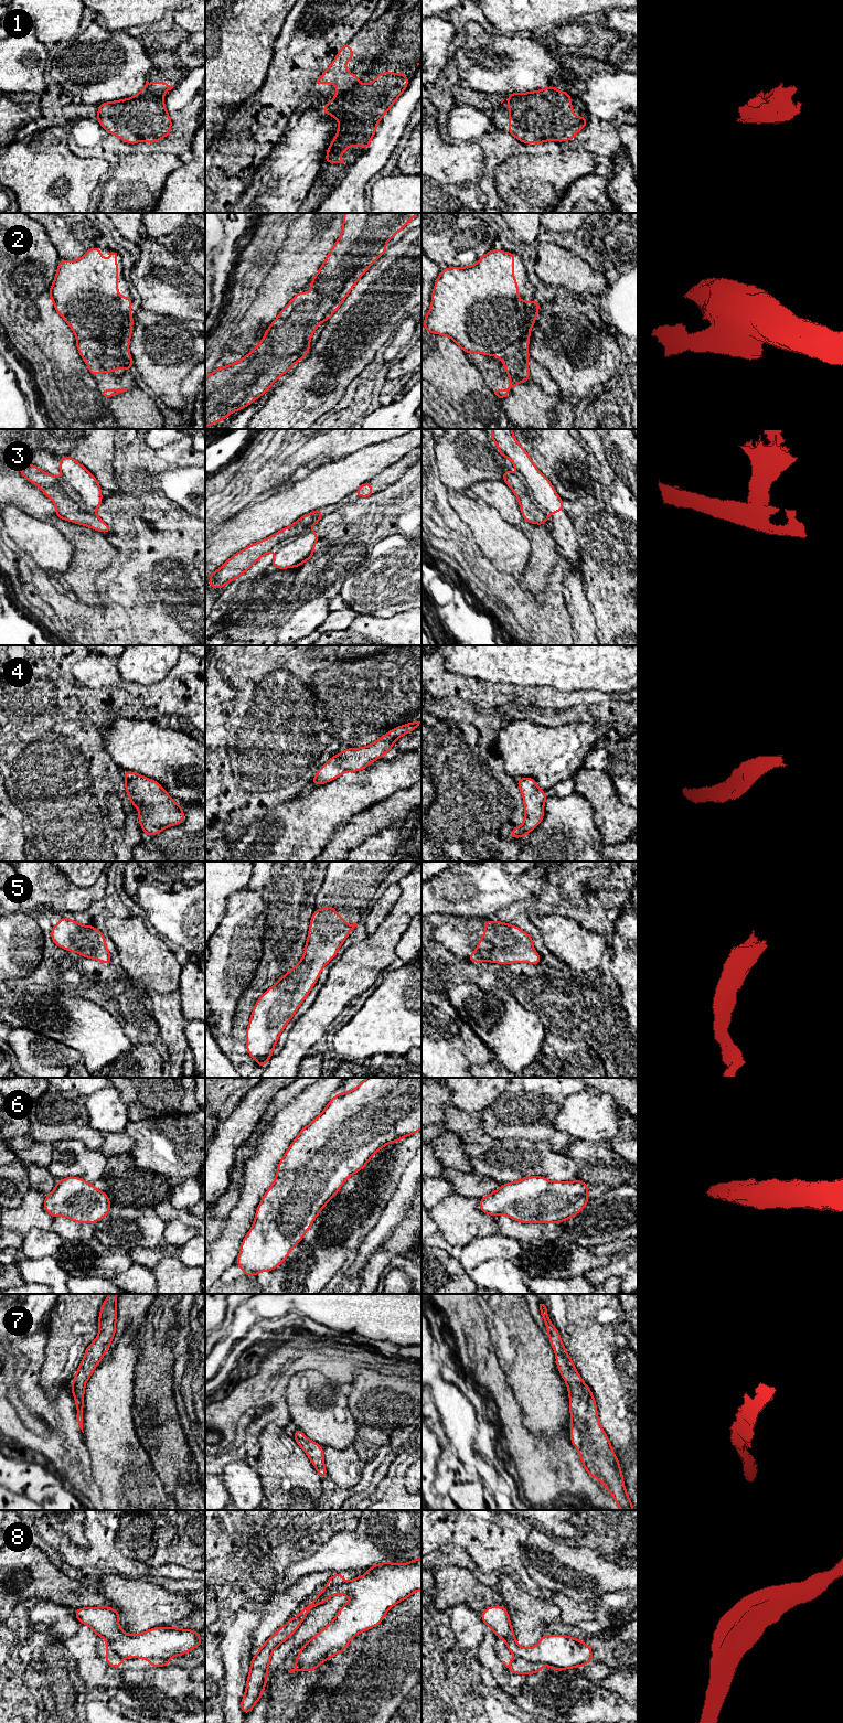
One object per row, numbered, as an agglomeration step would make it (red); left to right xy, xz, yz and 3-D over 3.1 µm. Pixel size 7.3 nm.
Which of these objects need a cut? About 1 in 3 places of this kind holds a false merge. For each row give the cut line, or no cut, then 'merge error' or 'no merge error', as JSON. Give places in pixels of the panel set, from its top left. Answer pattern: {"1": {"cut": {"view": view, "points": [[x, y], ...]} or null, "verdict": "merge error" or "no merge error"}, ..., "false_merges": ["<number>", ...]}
{"1": {"cut": {"view": "xy", "points": [[151, 86], [148, 106], [126, 107], [110, 132]]}, "verdict": "merge error"}, "2": {"cut": {"view": "xy", "points": [[77, 334], [117, 346], [125, 354], [129, 354]]}, "verdict": "merge error"}, "3": {"cut": {"view": "xy", "points": [[60, 480], [85, 510], [94, 513]]}, "verdict": "merge error"}, "4": {"cut": null, "verdict": "no merge error"}, "5": {"cut": null, "verdict": "no merge error"}, "6": {"cut": null, "verdict": "no merge error"}, "7": {"cut": null, "verdict": "no merge error"}, "8": {"cut": {"view": "yz", "points": [[516, 1656], [545, 1663]]}, "verdict": "merge error"}, "false_merges": ["1", "2", "3", "8"]}

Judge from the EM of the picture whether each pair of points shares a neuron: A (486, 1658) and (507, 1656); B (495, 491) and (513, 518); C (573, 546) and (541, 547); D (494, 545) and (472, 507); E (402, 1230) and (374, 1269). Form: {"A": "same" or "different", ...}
{"A": "different", "B": "same", "C": "different", "D": "same", "E": "same"}

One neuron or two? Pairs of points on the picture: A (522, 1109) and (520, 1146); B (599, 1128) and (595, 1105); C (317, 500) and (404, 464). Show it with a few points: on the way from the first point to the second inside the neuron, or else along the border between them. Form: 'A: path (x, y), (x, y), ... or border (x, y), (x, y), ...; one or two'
A: border (493, 1138), (527, 1138), (545, 1143); two
B: path (599, 1123), (595, 1117), (595, 1111); one
C: border (396, 462), (370, 480); two

